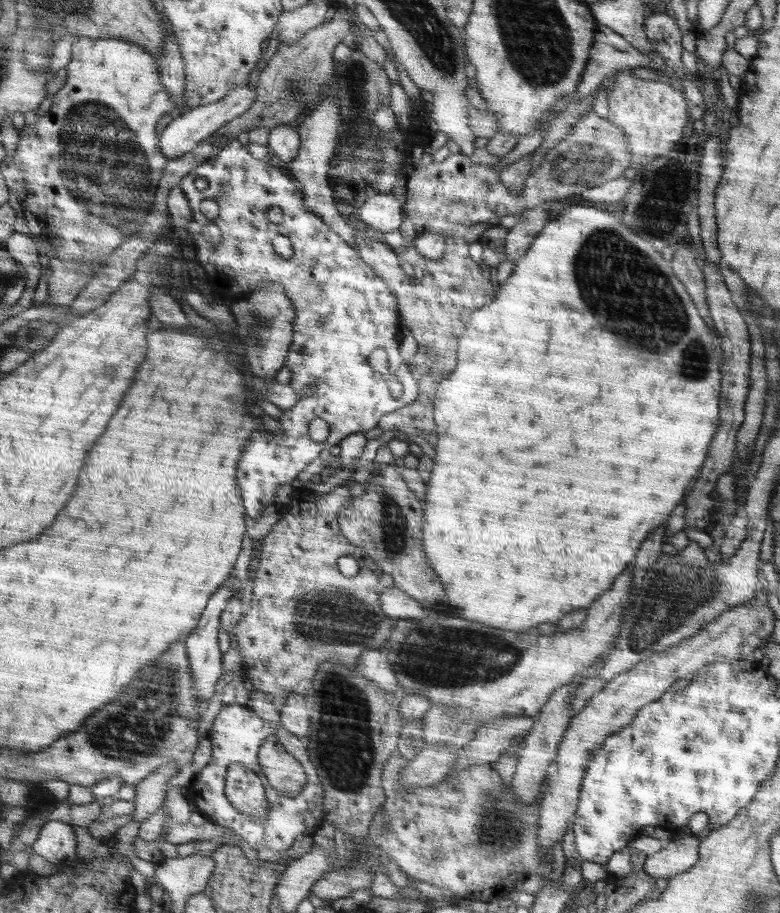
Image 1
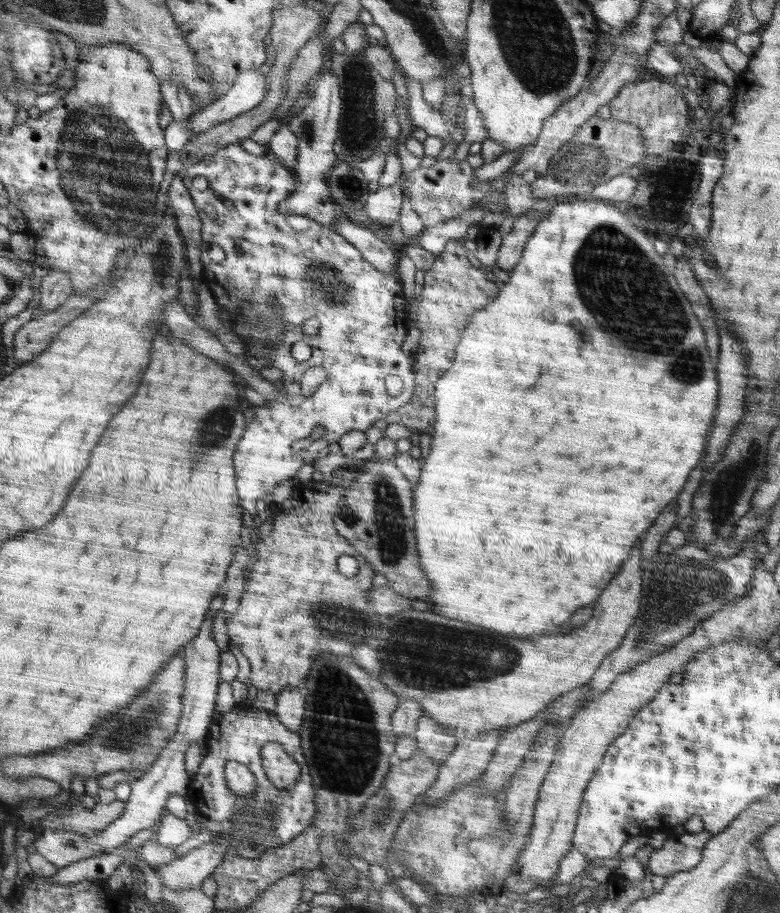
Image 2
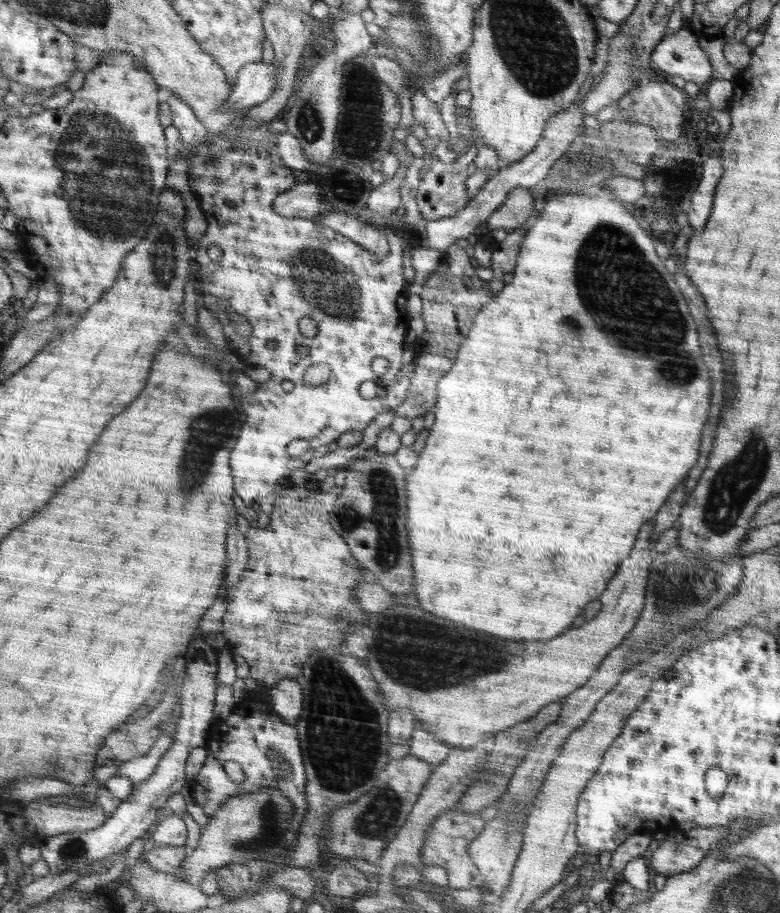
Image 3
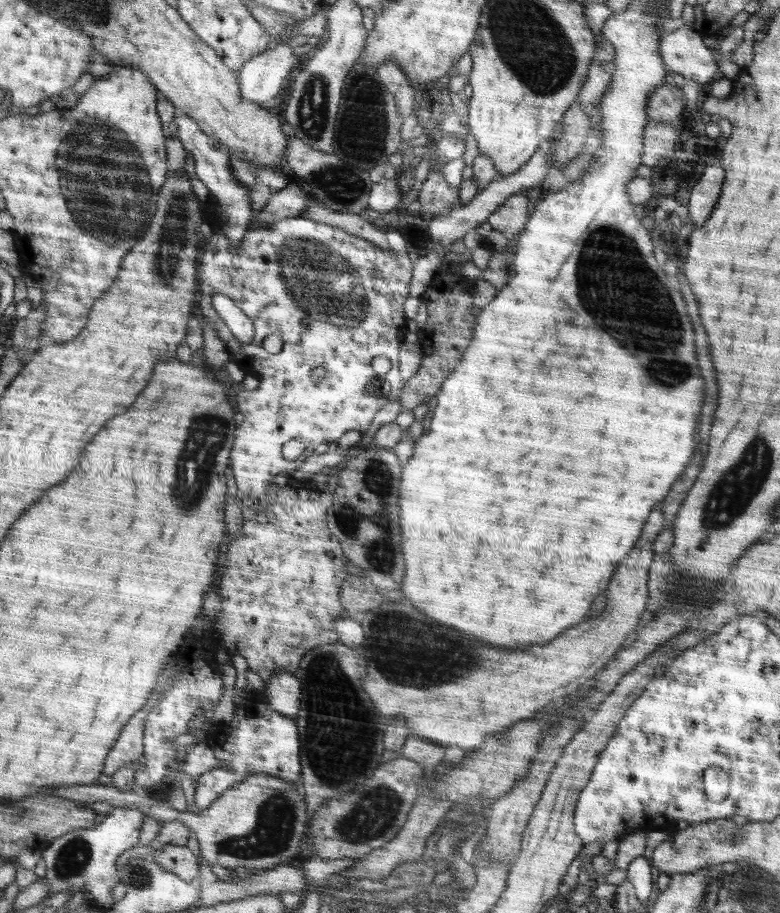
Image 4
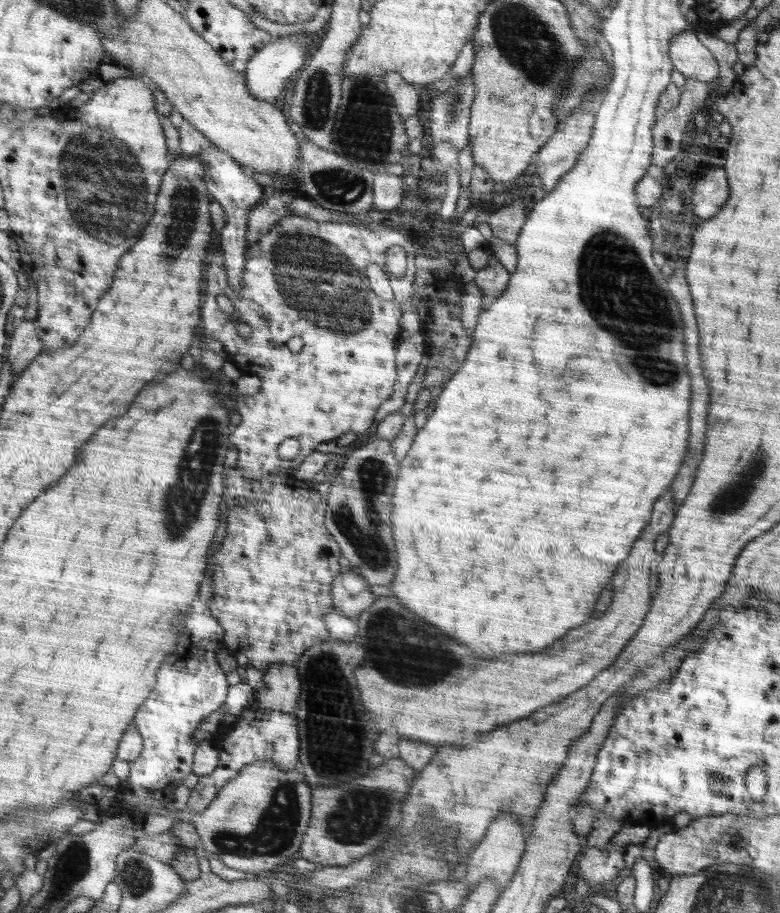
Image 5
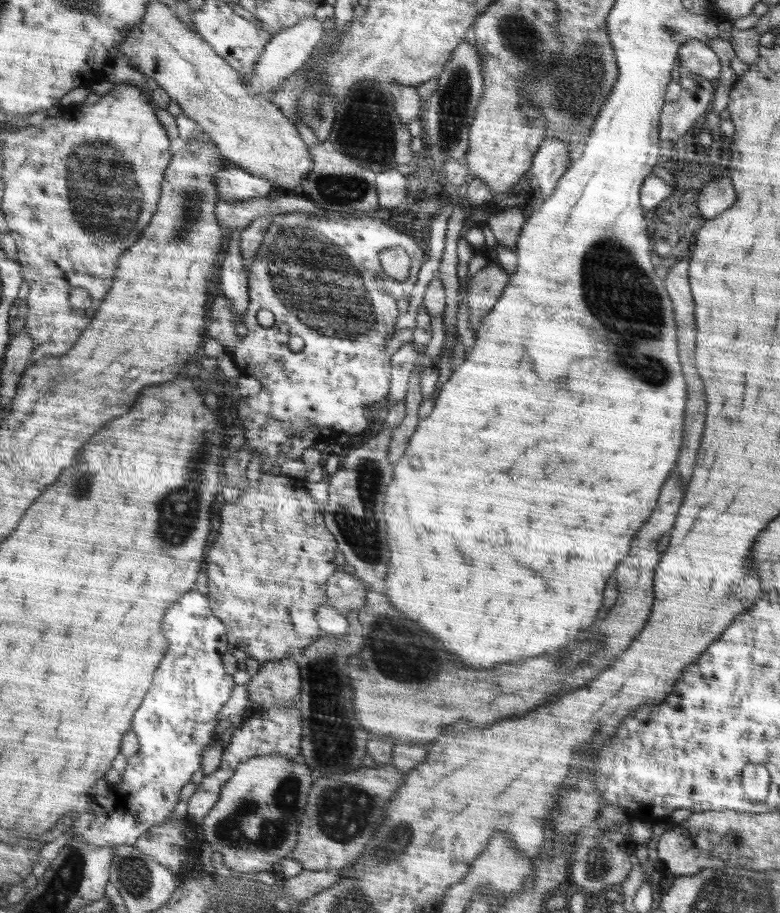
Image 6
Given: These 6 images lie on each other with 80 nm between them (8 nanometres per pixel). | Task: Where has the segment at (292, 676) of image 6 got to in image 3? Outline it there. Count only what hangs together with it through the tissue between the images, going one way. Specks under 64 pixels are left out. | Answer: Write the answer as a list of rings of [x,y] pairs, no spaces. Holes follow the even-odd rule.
[[[283,678],[277,686],[272,686],[270,696],[273,703],[273,712],[275,712],[286,724],[295,726],[303,711],[303,692],[302,687],[296,680]]]

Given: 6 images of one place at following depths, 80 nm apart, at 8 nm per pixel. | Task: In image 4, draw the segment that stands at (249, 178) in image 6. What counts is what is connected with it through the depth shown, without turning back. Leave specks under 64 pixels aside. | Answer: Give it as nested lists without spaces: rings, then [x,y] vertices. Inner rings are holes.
[[[178,109],[175,110],[174,116],[178,123],[177,136],[185,151],[192,154],[194,158],[194,166],[198,171],[196,178],[202,180],[210,192],[216,196],[218,203],[225,206],[229,224],[224,232],[231,244],[230,247],[239,247],[237,244],[242,240],[252,218],[251,202],[249,201],[250,188],[246,188],[235,179],[228,162],[228,152],[209,144],[209,136],[200,130],[198,123],[191,116]]]

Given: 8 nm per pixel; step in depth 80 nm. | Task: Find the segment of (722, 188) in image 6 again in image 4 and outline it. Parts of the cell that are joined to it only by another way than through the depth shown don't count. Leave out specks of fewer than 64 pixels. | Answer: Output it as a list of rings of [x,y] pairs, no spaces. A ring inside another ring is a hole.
[[[712,162],[698,179],[689,198],[689,216],[696,227],[702,227],[718,202],[724,182],[724,170],[720,162]]]

